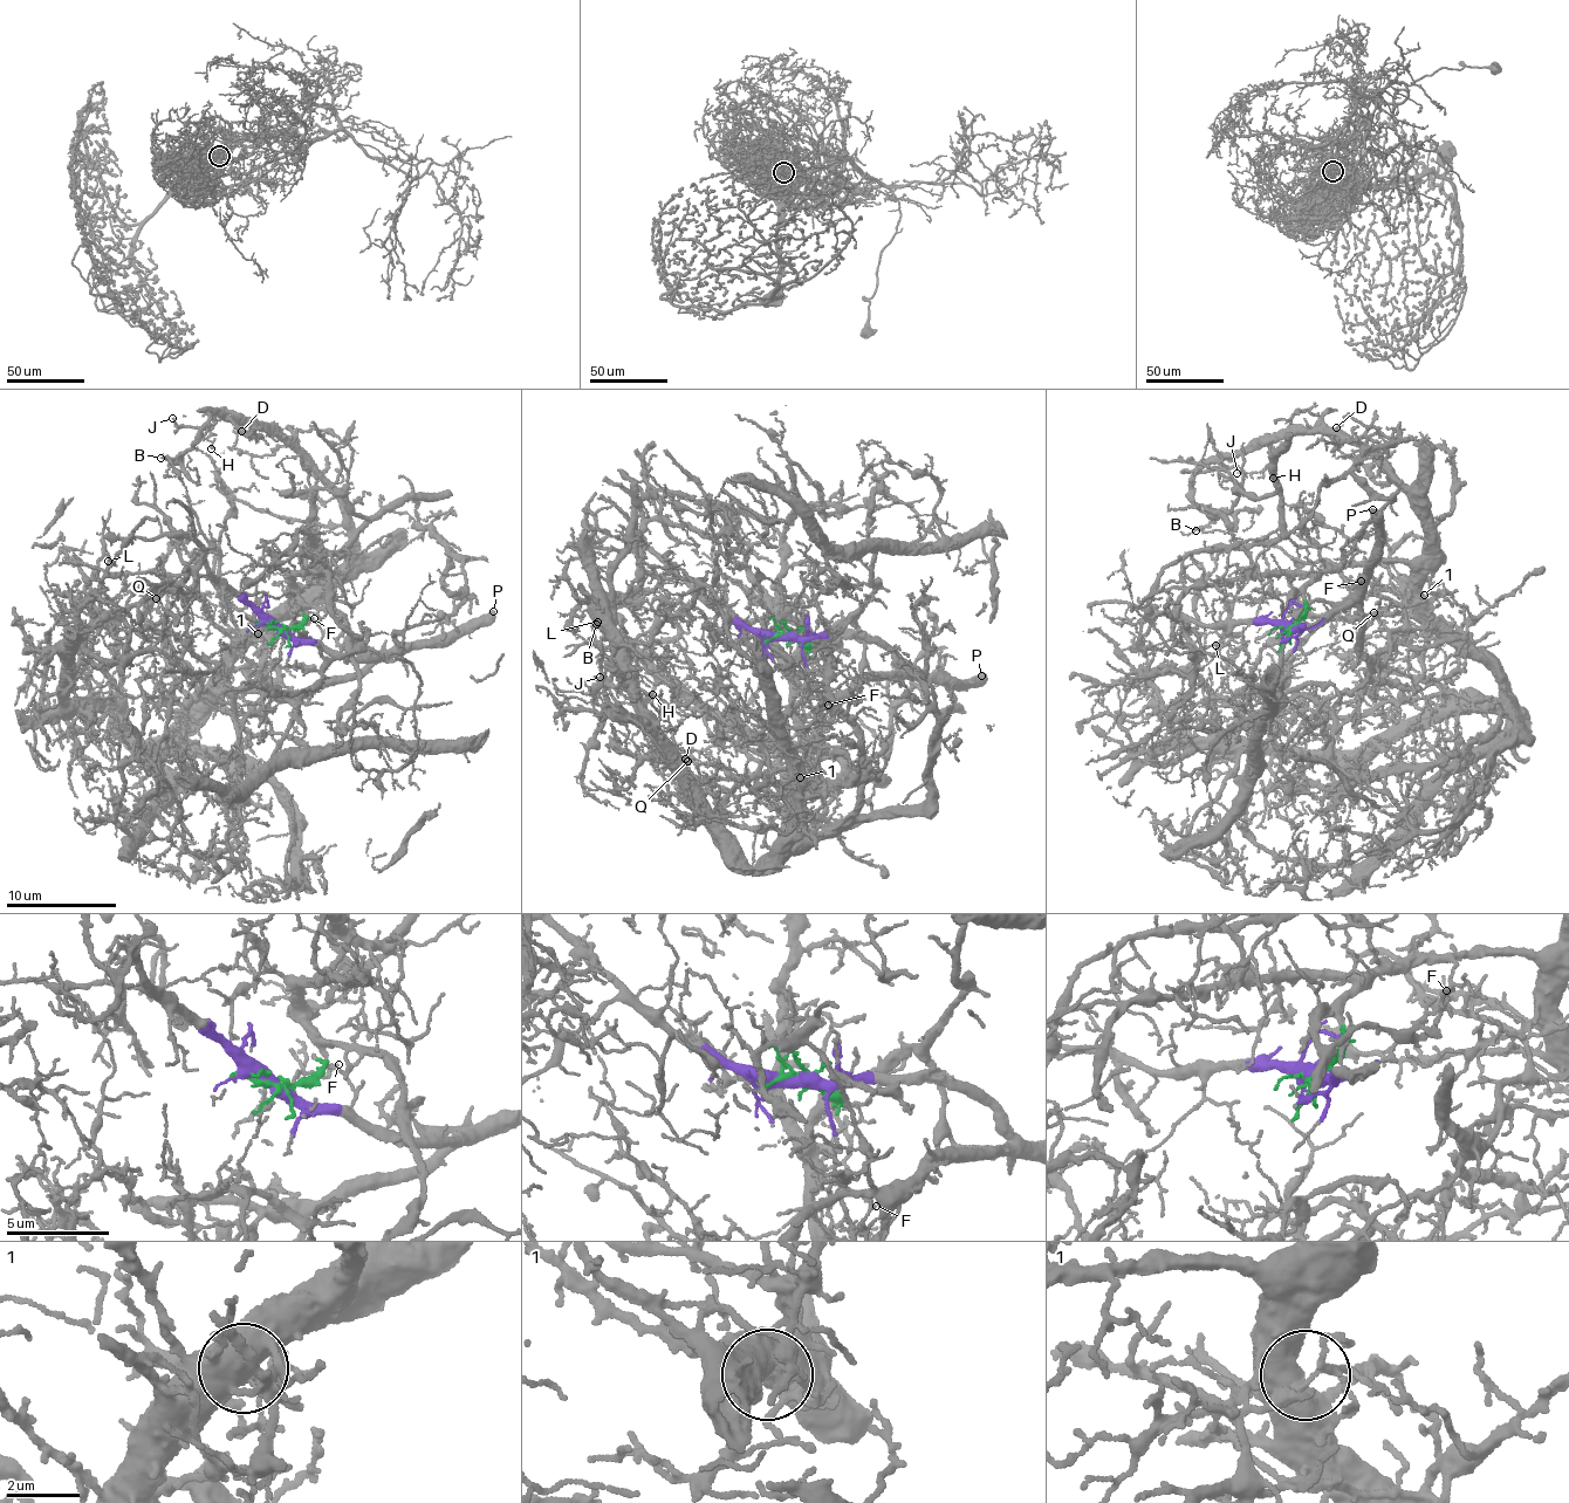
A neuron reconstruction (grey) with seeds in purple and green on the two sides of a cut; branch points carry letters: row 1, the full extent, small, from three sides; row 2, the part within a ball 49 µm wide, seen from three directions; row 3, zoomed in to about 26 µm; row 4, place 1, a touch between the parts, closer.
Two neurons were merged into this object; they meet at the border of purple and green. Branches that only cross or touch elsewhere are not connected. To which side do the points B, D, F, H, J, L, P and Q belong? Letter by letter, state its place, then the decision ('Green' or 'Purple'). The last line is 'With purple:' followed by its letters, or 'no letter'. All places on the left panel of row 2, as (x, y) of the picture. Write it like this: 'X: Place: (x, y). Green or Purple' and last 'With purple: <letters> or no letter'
B: Place: (160, 458). Green
D: Place: (241, 431). Green
F: Place: (314, 618). Purple
H: Place: (211, 448). Green
J: Place: (172, 418). Green
L: Place: (108, 561). Green
P: Place: (493, 611). Purple
Q: Place: (156, 598). Green
With purple: F, P

